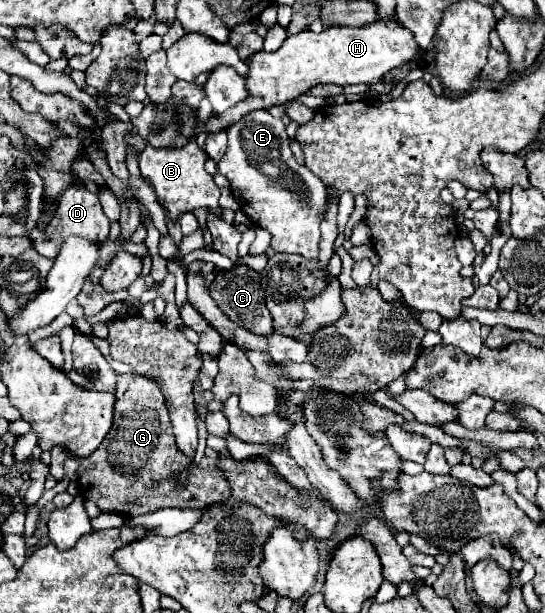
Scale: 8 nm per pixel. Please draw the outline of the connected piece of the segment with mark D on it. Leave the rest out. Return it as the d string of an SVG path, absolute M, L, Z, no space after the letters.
M73 183L71 187L65 189L65 193L57 201L57 211L53 213L53 219L45 227L47 237L63 237L67 239L69 235L81 235L87 239L95 241L105 241L109 235L109 221L107 215L103 213L103 207L99 205L97 193L89 191L83 183Z

